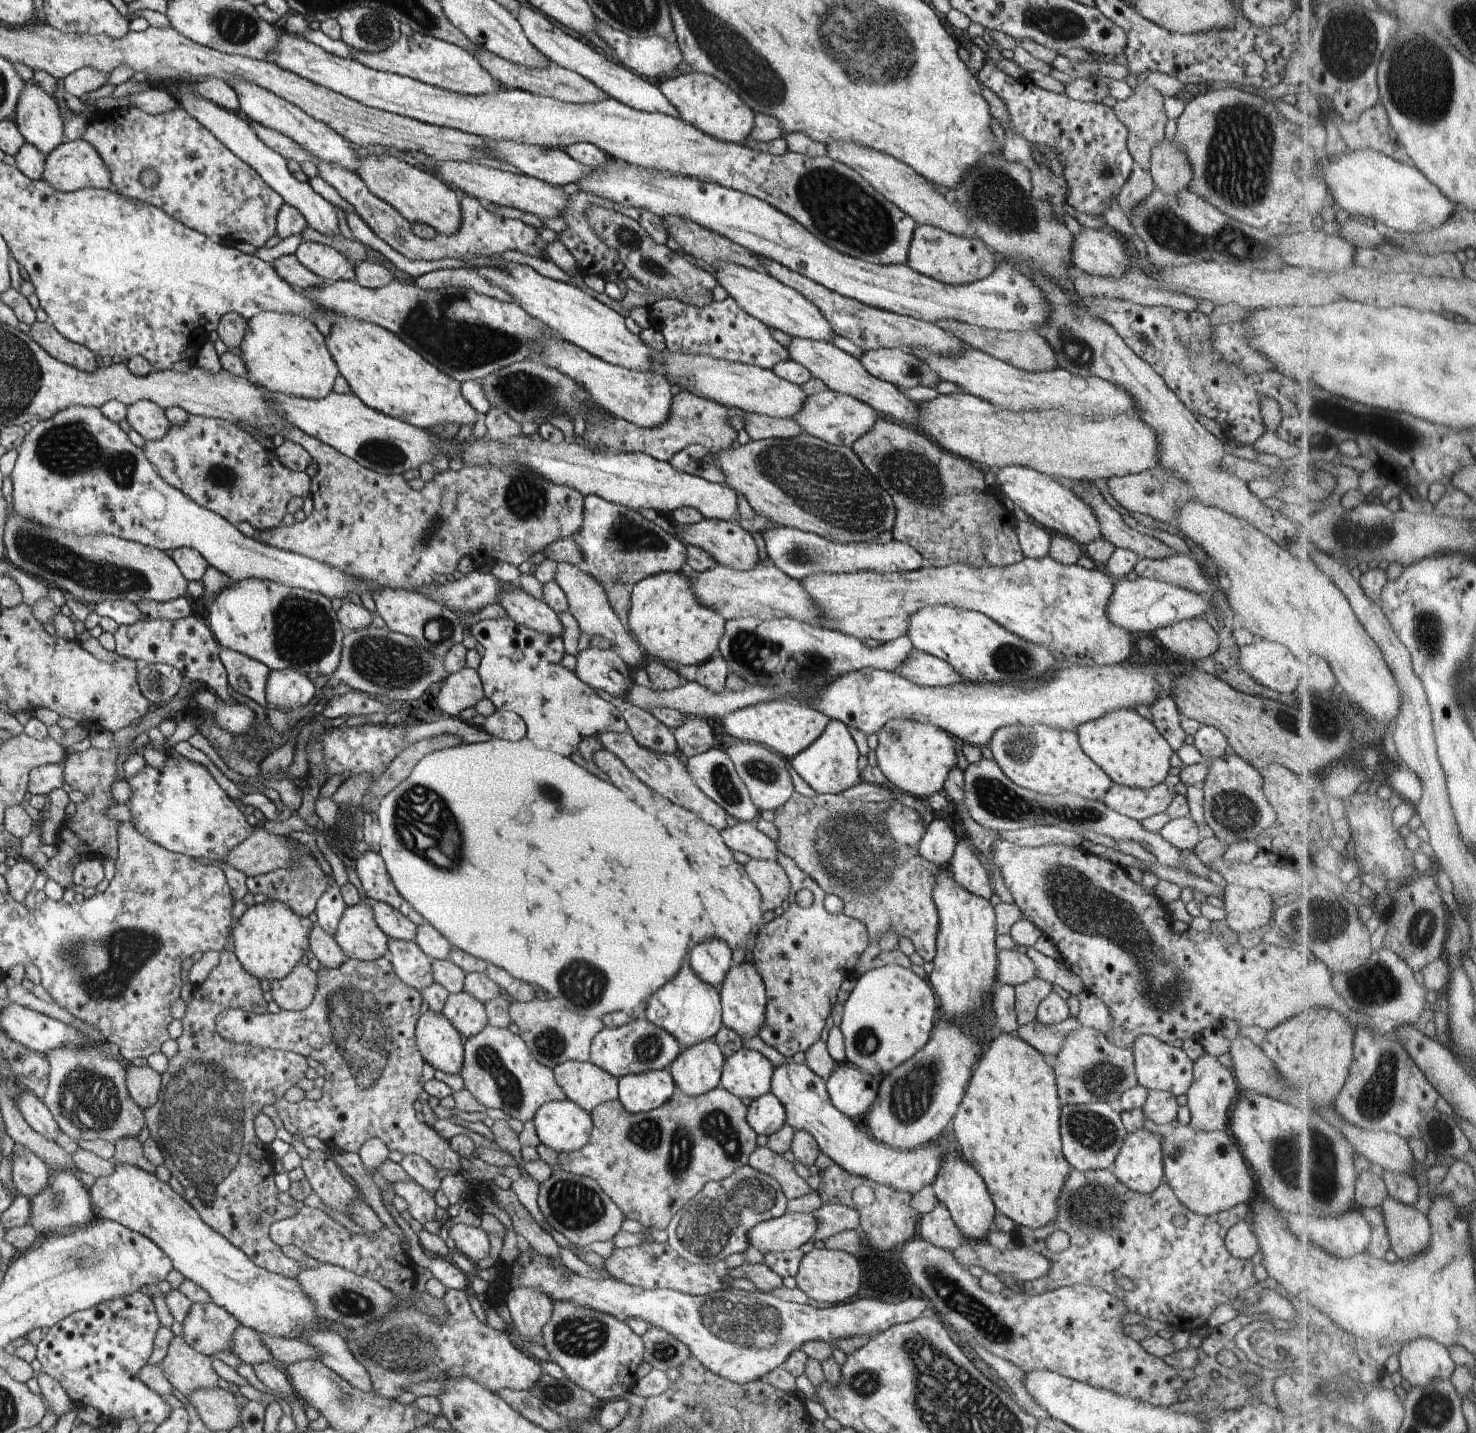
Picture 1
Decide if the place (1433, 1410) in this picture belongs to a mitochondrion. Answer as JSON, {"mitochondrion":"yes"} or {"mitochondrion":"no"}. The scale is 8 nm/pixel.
{"mitochondrion":"yes"}

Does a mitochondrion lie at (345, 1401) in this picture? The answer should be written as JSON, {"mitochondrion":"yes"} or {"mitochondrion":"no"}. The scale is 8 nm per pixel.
{"mitochondrion":"yes"}

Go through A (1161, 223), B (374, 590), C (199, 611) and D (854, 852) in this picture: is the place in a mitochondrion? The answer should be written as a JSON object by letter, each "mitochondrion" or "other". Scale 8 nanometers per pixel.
{"A":"mitochondrion","B":"other","C":"other","D":"mitochondrion"}

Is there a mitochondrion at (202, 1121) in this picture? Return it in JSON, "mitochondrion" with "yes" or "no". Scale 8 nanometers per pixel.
{"mitochondrion":"yes"}

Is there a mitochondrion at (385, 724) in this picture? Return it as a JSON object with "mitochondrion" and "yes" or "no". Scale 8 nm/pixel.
{"mitochondrion":"no"}

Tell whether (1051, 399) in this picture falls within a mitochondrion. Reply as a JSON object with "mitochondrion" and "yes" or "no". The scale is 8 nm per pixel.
{"mitochondrion":"no"}

